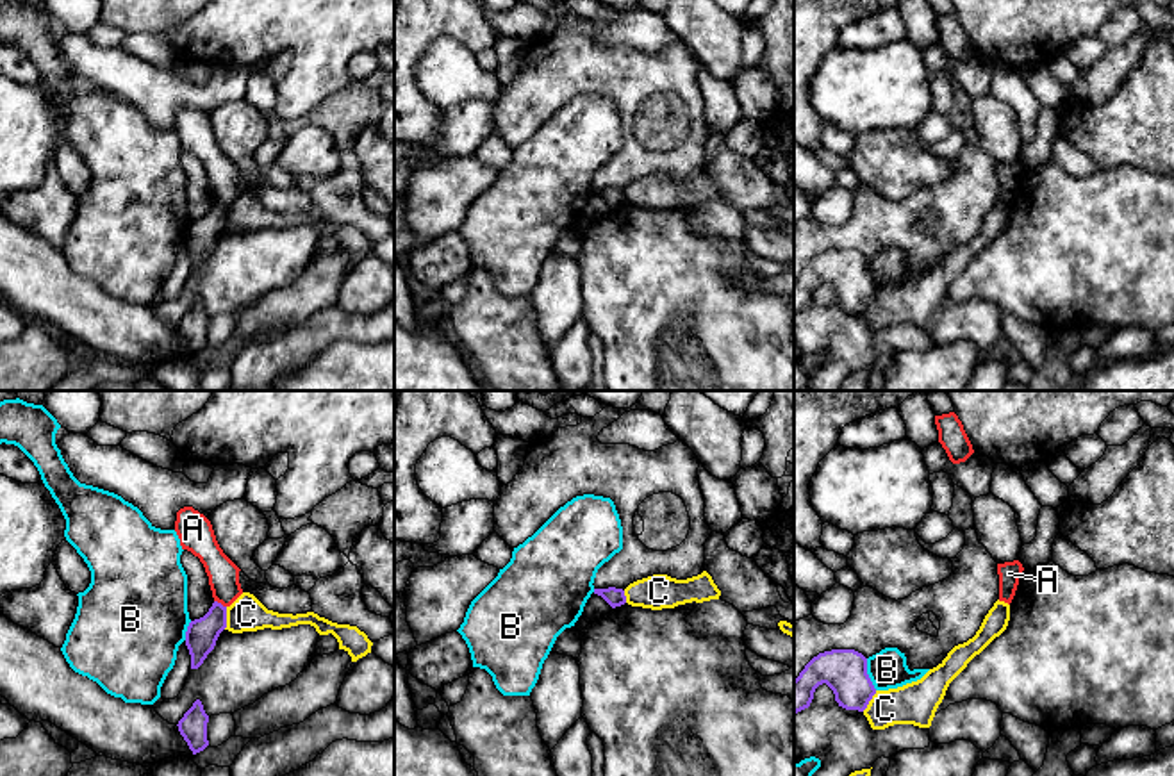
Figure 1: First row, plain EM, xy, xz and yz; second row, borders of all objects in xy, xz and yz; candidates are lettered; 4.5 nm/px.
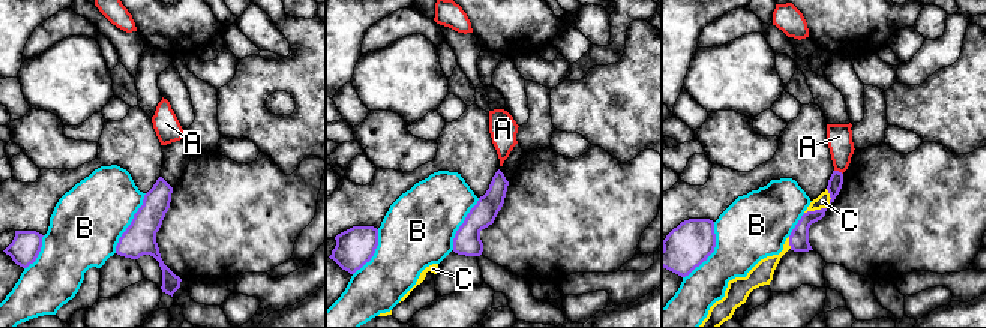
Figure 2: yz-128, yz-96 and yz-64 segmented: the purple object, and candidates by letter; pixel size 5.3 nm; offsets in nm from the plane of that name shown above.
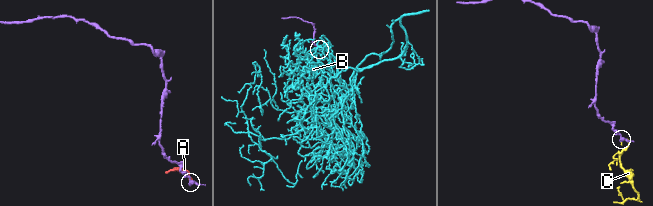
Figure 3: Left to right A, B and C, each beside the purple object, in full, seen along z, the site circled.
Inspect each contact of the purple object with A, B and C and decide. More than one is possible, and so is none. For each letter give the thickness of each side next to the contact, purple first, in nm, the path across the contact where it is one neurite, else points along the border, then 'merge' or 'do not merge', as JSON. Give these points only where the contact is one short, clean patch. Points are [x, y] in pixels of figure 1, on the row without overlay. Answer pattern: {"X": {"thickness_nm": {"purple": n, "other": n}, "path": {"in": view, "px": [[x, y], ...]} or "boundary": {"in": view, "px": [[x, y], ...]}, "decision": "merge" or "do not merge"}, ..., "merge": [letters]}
{"A": {"thickness_nm": {"purple": 140, "other": 140}, "boundary": {"in": "xy", "px": [[214, 200], [225, 207]]}, "decision": "do not merge"}, "B": {"thickness_nm": {"purple": 200, "other": 180}, "decision": "do not merge"}, "C": {"thickness_nm": {"purple": 140, "other": 160}, "decision": "do not merge"}, "merge": []}

